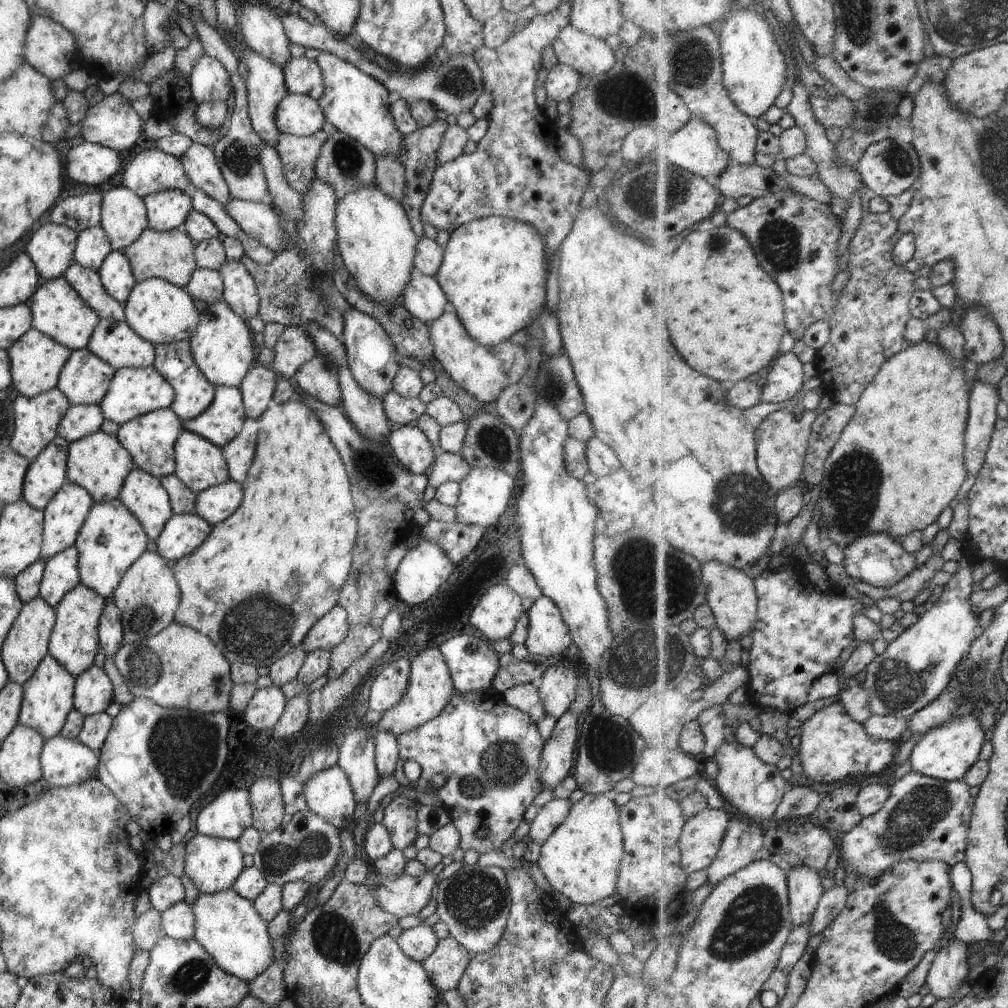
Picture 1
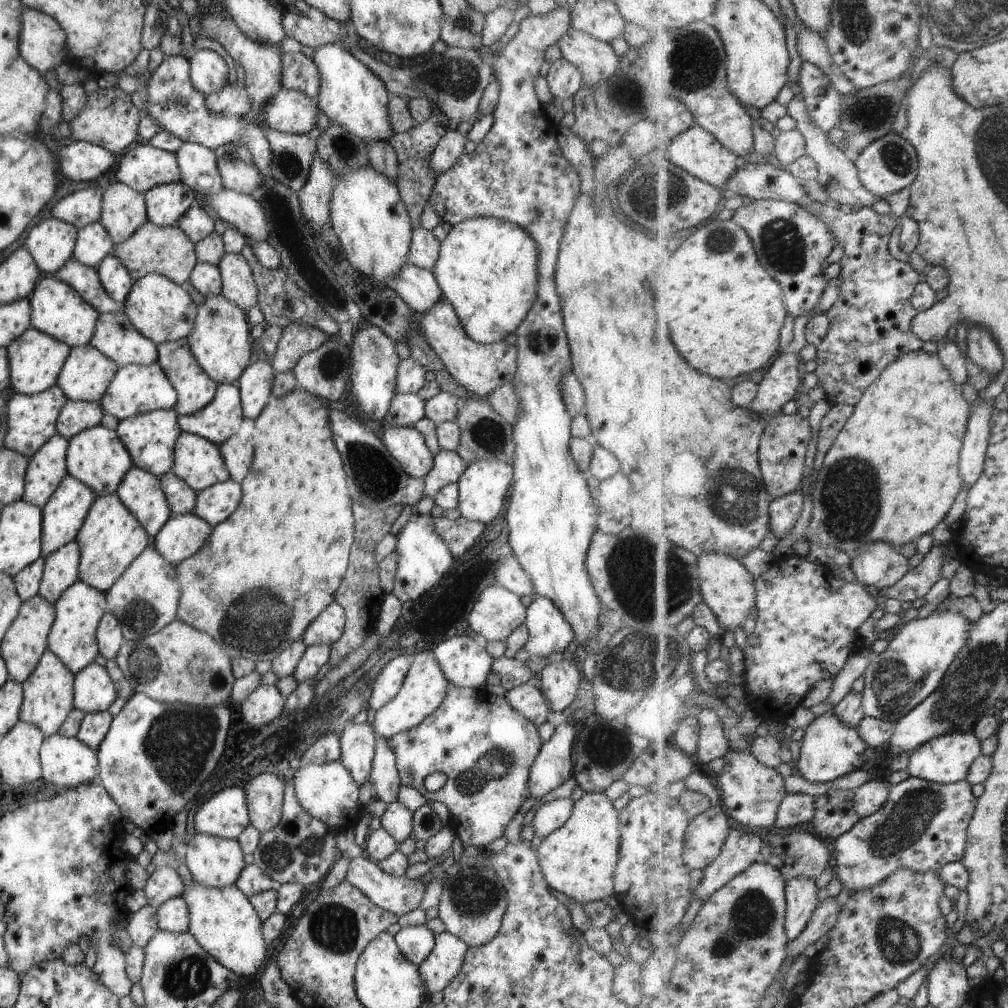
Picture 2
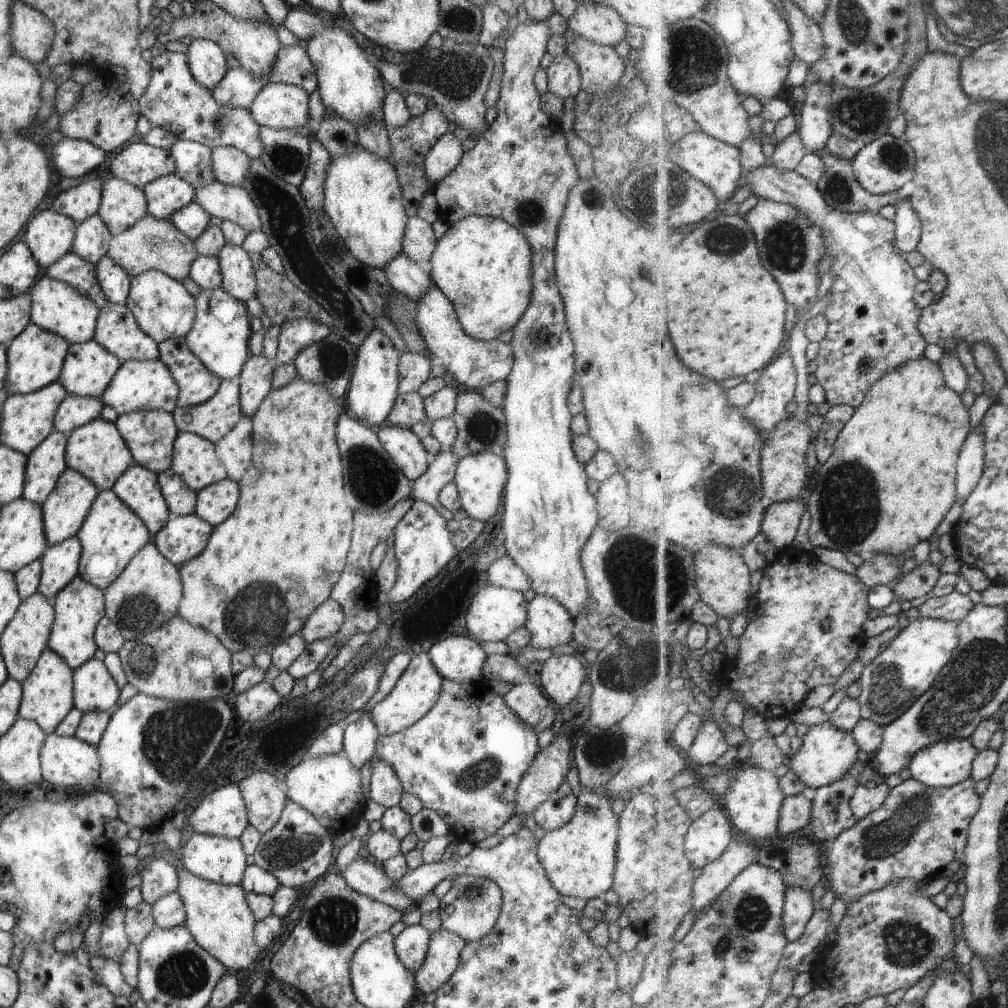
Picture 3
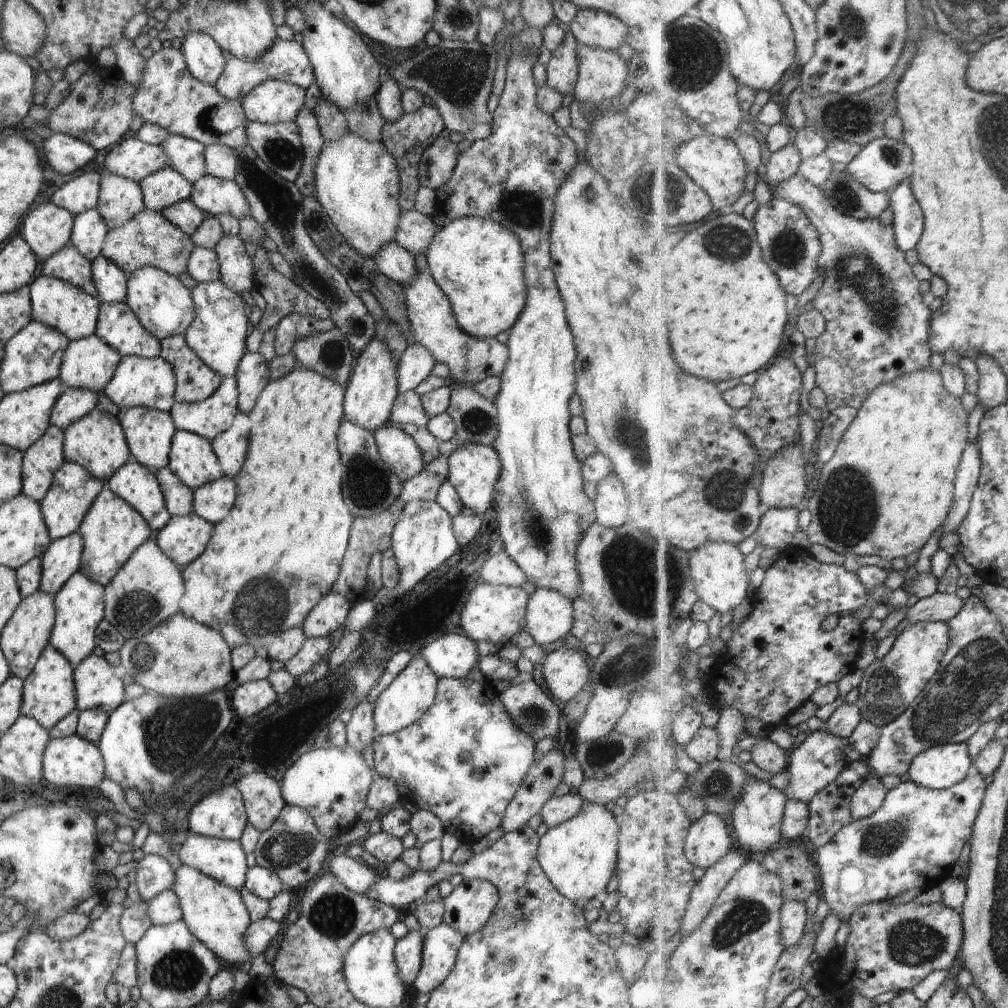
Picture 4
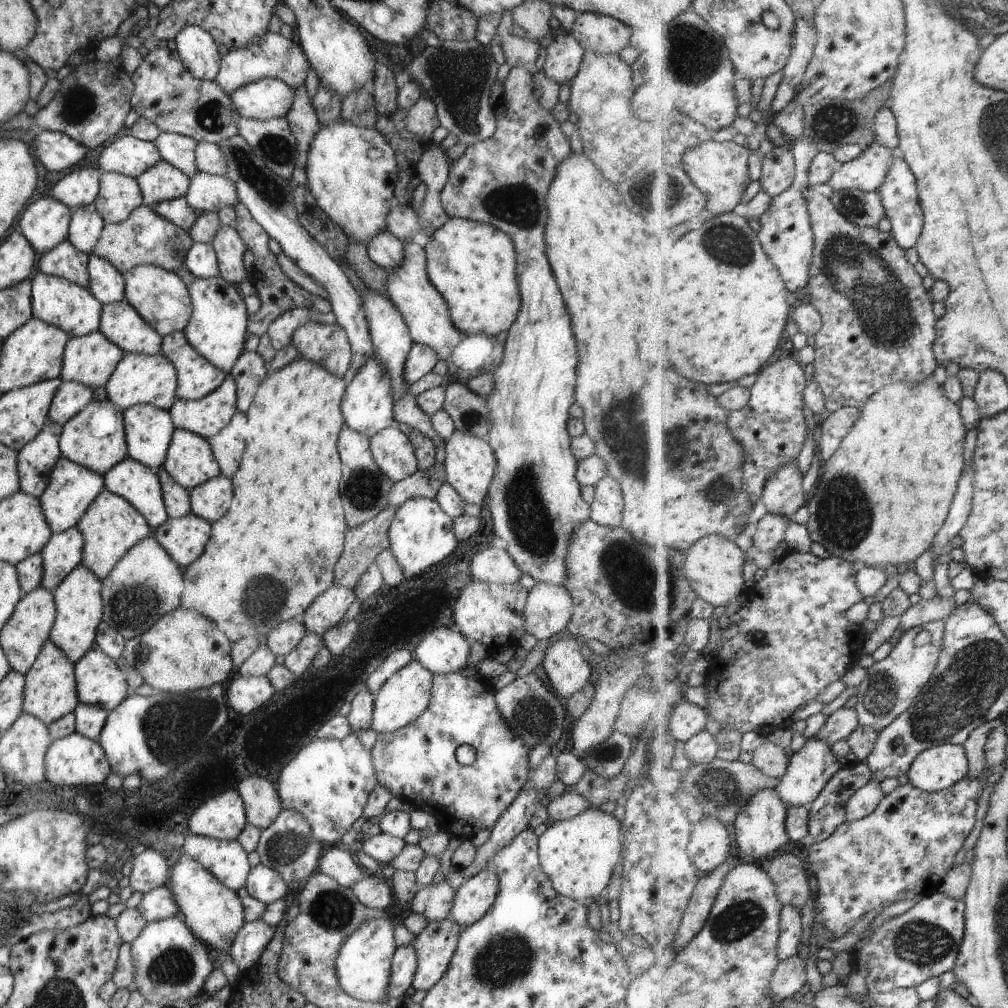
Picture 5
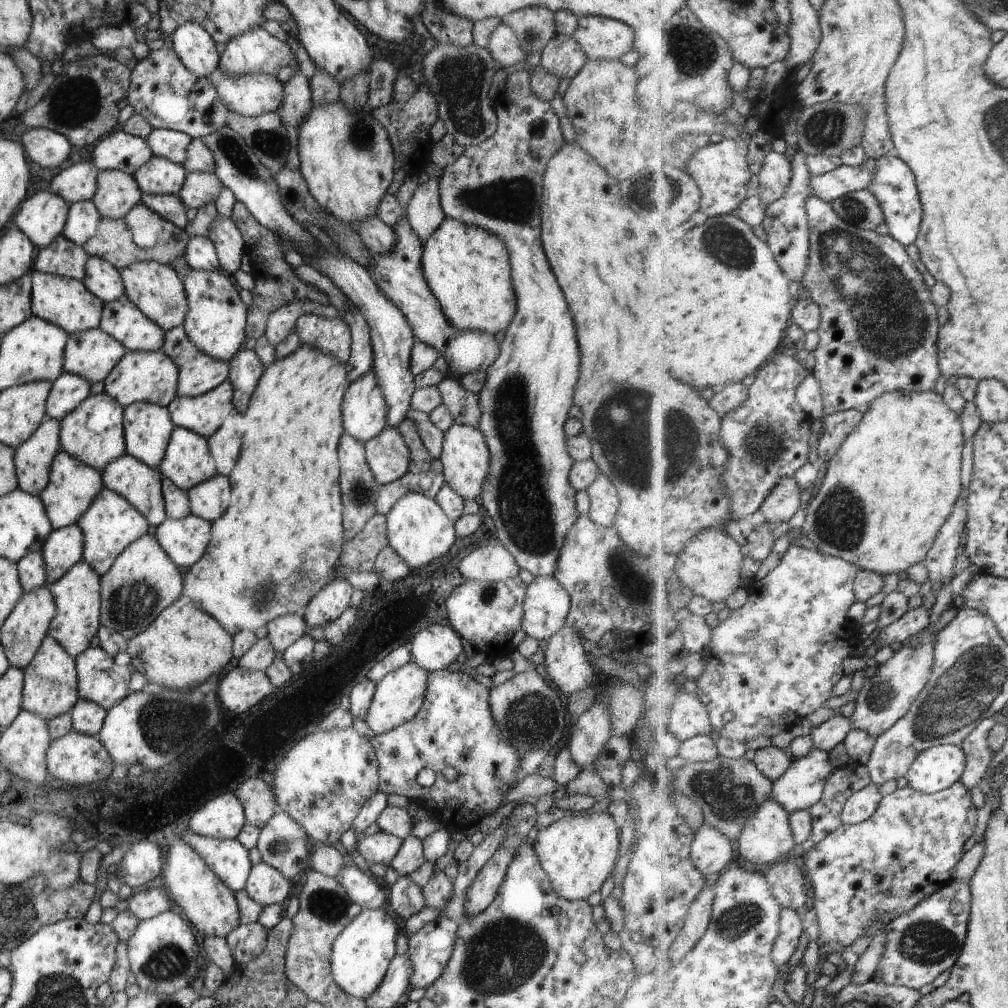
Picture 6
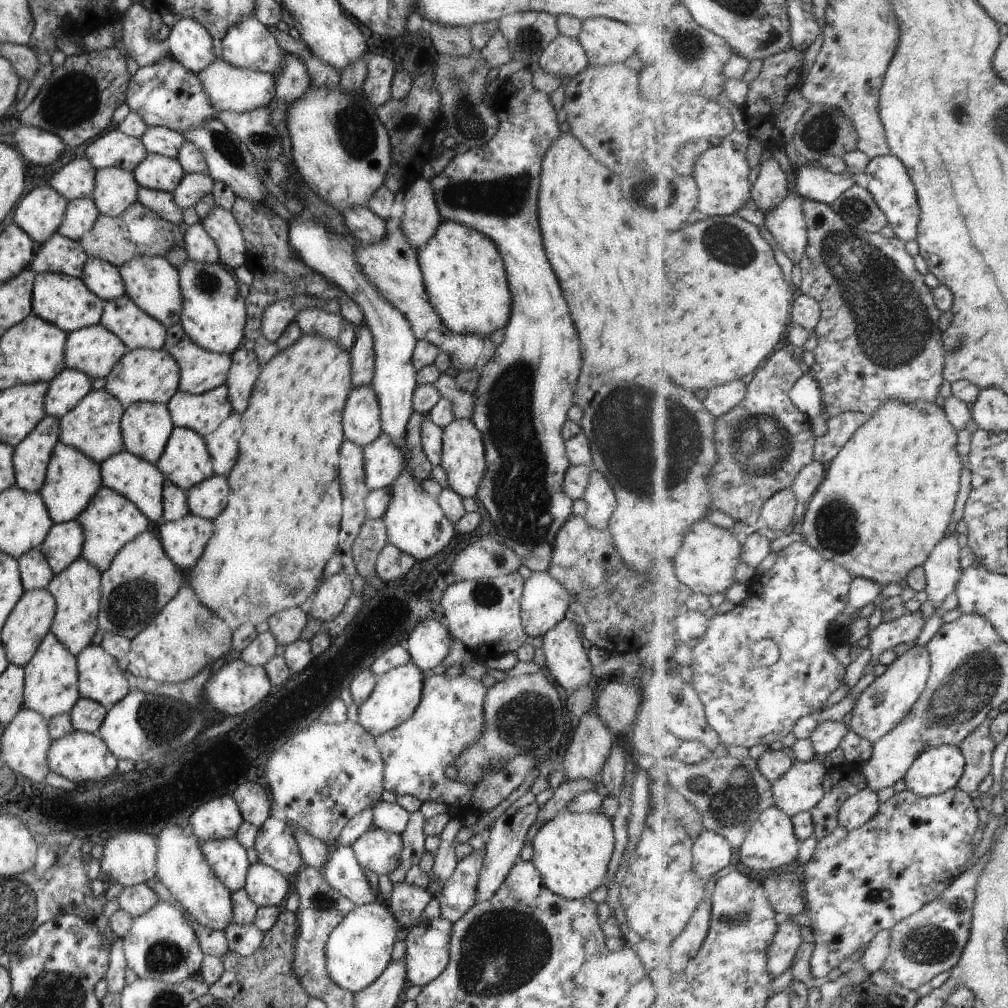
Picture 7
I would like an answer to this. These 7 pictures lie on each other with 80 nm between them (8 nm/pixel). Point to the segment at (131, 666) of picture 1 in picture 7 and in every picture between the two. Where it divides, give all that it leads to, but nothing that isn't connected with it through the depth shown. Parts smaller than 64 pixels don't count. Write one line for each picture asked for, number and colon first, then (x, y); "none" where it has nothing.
2: (175, 664)
3: (176, 661)
4: (179, 657)
5: (183, 651)
6: (183, 646)
7: (184, 636)

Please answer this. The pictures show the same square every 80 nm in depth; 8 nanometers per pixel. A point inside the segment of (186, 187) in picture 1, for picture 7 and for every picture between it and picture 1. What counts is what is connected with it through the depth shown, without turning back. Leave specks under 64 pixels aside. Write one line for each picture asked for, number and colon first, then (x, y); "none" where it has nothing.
2: (140, 168)
3: (138, 163)
4: (130, 158)
5: (127, 156)
6: (116, 150)
7: (113, 148)

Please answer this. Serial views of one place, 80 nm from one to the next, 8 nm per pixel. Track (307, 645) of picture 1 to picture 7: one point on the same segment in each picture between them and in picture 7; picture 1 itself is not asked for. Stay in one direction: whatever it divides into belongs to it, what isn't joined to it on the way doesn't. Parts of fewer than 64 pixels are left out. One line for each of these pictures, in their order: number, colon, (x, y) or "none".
2: (328, 625)
3: (326, 619)
4: (331, 610)
5: (327, 609)
6: (333, 598)
7: (329, 598)

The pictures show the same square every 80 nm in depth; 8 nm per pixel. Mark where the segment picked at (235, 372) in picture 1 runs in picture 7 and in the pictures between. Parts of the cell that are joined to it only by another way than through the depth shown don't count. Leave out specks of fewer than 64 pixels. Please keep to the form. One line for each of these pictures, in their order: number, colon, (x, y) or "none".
2: (220, 342)
3: (218, 337)
4: (216, 335)
5: (216, 329)
6: (215, 319)
7: (213, 315)

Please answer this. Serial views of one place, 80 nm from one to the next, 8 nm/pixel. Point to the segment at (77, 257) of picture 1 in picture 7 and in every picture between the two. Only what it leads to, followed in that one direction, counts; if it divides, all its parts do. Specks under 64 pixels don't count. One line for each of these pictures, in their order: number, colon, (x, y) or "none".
2: (92, 242)
3: (91, 239)
4: (88, 230)
5: (85, 224)
6: (82, 217)
7: (80, 214)

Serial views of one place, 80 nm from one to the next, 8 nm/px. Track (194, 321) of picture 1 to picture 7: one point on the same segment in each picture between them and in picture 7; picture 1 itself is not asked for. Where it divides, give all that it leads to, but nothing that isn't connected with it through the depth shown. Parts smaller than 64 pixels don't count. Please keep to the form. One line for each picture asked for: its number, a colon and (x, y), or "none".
2: (160, 310)
3: (162, 308)
4: (163, 306)
5: (160, 298)
6: (155, 289)
7: (151, 283)

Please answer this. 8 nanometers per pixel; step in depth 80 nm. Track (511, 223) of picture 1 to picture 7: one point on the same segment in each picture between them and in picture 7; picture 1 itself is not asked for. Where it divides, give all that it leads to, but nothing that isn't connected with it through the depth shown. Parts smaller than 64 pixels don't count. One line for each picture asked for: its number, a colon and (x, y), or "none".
2: (486, 269)
3: (483, 265)
4: (478, 265)
5: (471, 264)
6: (467, 269)
7: (463, 273)

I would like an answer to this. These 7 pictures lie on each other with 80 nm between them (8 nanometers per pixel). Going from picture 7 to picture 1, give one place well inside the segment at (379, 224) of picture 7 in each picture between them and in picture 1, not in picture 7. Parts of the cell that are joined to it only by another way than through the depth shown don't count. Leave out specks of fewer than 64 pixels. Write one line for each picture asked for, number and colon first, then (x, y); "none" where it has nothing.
1: (422, 298)
2: (417, 287)
3: (405, 276)
4: (395, 262)
5: (386, 250)
6: (379, 238)

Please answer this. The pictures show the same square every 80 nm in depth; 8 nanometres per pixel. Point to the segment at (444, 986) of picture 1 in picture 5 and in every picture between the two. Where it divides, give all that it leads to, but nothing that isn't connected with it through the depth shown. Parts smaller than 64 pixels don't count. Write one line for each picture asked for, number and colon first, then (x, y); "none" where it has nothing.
2: (443, 962)
3: (442, 955)
4: (440, 943)
5: (434, 945)

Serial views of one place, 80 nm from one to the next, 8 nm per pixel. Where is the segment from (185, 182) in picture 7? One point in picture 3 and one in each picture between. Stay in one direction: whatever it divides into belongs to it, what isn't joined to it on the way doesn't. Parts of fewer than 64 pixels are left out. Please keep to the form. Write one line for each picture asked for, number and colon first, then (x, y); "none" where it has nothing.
3: (228, 202)
4: (213, 196)
5: (208, 193)
6: (198, 188)

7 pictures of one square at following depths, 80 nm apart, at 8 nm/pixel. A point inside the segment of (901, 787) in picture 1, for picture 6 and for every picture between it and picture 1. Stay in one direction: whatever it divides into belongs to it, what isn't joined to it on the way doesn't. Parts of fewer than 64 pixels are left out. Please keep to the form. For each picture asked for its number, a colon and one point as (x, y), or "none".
2: (923, 826)
3: (919, 831)
4: (912, 841)
5: (907, 846)
6: (907, 851)

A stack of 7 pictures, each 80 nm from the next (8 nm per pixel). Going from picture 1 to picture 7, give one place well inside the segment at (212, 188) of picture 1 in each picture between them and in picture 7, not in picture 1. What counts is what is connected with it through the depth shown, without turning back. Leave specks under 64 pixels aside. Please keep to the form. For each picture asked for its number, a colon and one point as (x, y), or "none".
2: (198, 170)
3: (192, 161)
4: (185, 155)
5: (177, 150)
6: (171, 145)
7: (159, 140)

